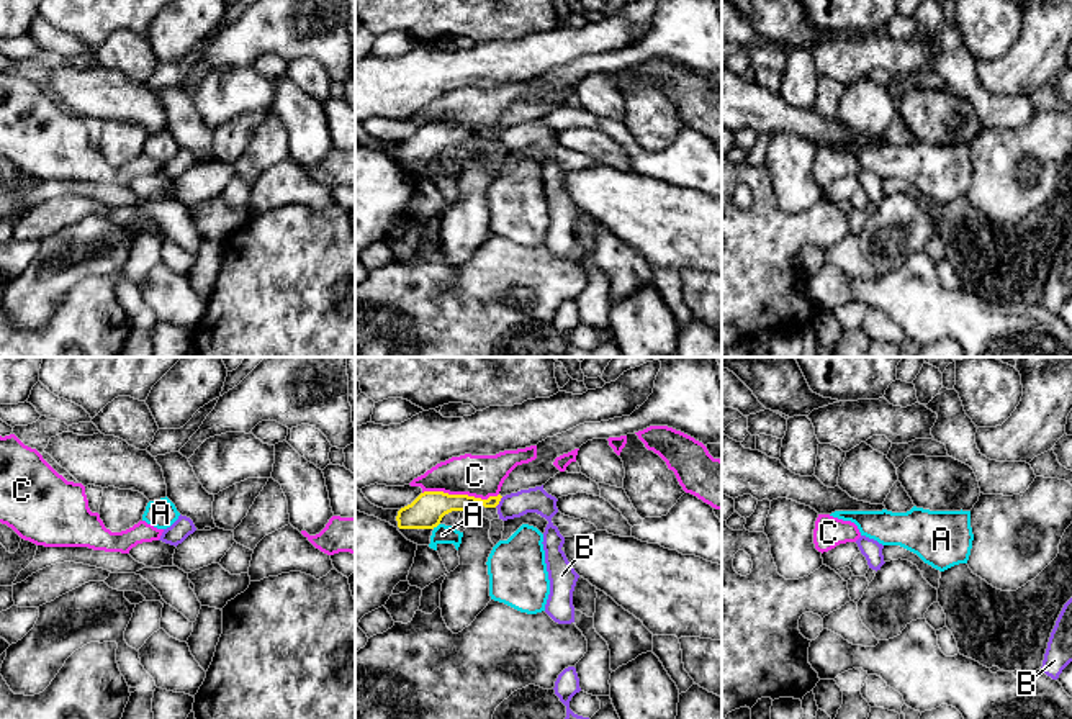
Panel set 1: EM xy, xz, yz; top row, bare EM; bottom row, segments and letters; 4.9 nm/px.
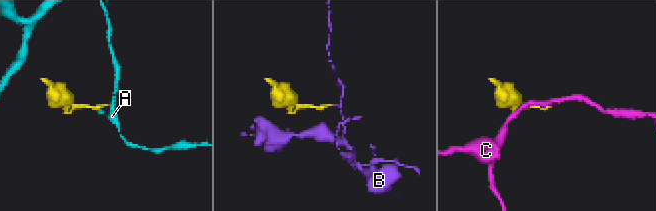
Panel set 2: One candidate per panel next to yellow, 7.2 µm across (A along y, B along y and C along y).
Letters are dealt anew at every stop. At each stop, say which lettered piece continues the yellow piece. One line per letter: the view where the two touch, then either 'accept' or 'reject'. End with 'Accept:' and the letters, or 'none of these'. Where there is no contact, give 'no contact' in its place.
A: xz | reject
B: xz | reject
C: xz | reject
Accept: none of these

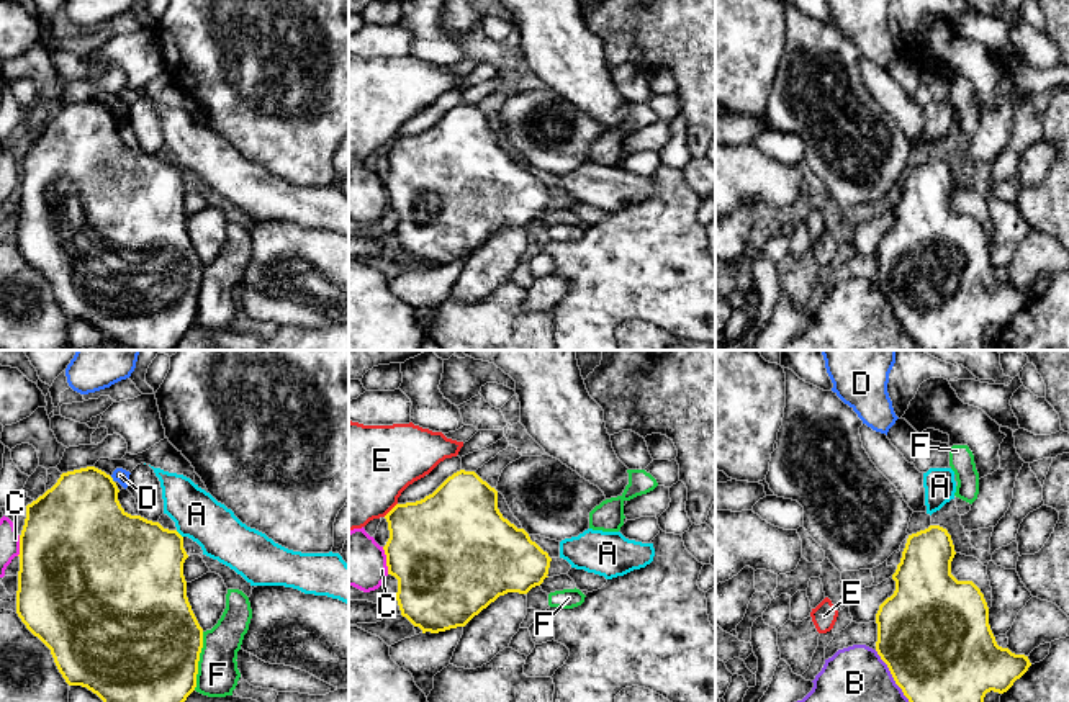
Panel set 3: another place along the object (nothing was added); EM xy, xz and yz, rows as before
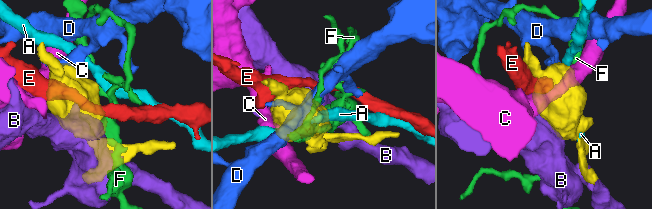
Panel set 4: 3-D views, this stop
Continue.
A: xy | reject
B: yz | reject
C: xz | reject
D: xy | reject
E: xz | reject
F: xy | reject
Accept: none of these

